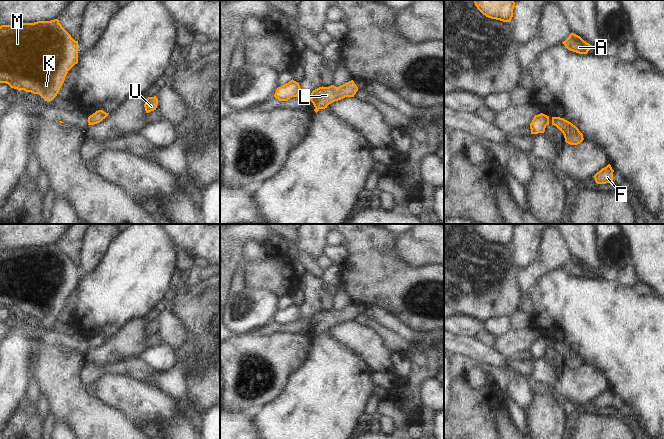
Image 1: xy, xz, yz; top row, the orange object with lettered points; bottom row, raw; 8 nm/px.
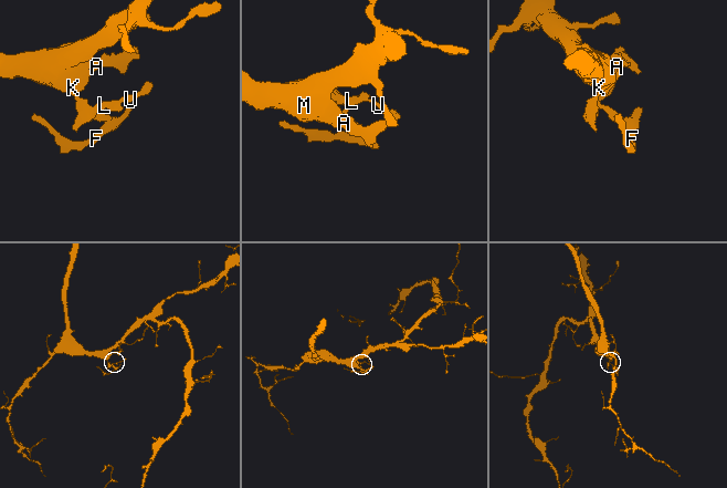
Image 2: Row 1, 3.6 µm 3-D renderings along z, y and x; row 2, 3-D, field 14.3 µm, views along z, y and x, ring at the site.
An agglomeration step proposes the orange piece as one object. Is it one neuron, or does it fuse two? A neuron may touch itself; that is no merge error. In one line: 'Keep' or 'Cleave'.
Keep

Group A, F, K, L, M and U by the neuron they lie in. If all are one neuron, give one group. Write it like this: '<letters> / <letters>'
A F K L M U

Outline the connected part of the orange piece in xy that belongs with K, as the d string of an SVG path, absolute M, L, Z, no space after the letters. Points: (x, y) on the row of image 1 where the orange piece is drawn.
M58 19L51 21L37 21L34 23L19 23L13 25L0 26L0 83L6 83L11 88L24 90L33 94L39 94L45 101L52 101L58 94L64 83L68 71L78 63L78 41L75 41L71 35L62 27Z

